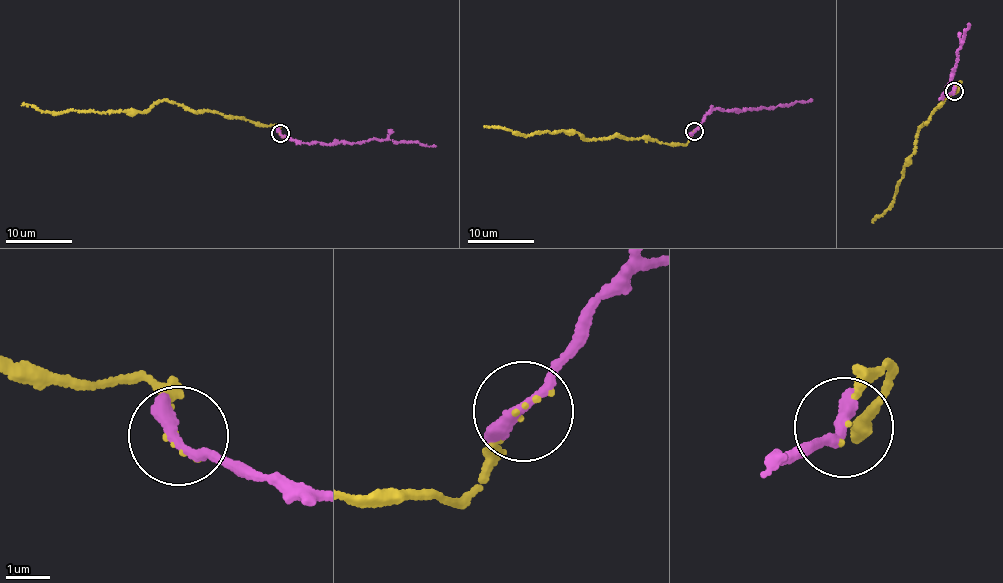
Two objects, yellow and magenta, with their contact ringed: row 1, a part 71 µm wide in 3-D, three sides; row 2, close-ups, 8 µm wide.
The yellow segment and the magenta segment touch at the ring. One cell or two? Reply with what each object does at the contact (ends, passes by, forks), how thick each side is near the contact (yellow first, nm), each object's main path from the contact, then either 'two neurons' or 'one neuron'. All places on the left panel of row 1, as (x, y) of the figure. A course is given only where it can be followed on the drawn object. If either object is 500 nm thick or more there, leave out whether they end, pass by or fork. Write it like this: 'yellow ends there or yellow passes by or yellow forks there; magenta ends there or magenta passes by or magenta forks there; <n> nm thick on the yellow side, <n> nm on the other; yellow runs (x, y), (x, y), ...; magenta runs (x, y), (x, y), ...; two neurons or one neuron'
yellow passes by; magenta ends there; 50 nm thick on the yellow side, 360 nm on the other; yellow runs (280, 133), (277, 126), (191, 111), (162, 100), (142, 112), (59, 113), (21, 105); magenta runs (280, 133), (302, 143), (332, 144), (375, 139), (436, 146); one neuron

